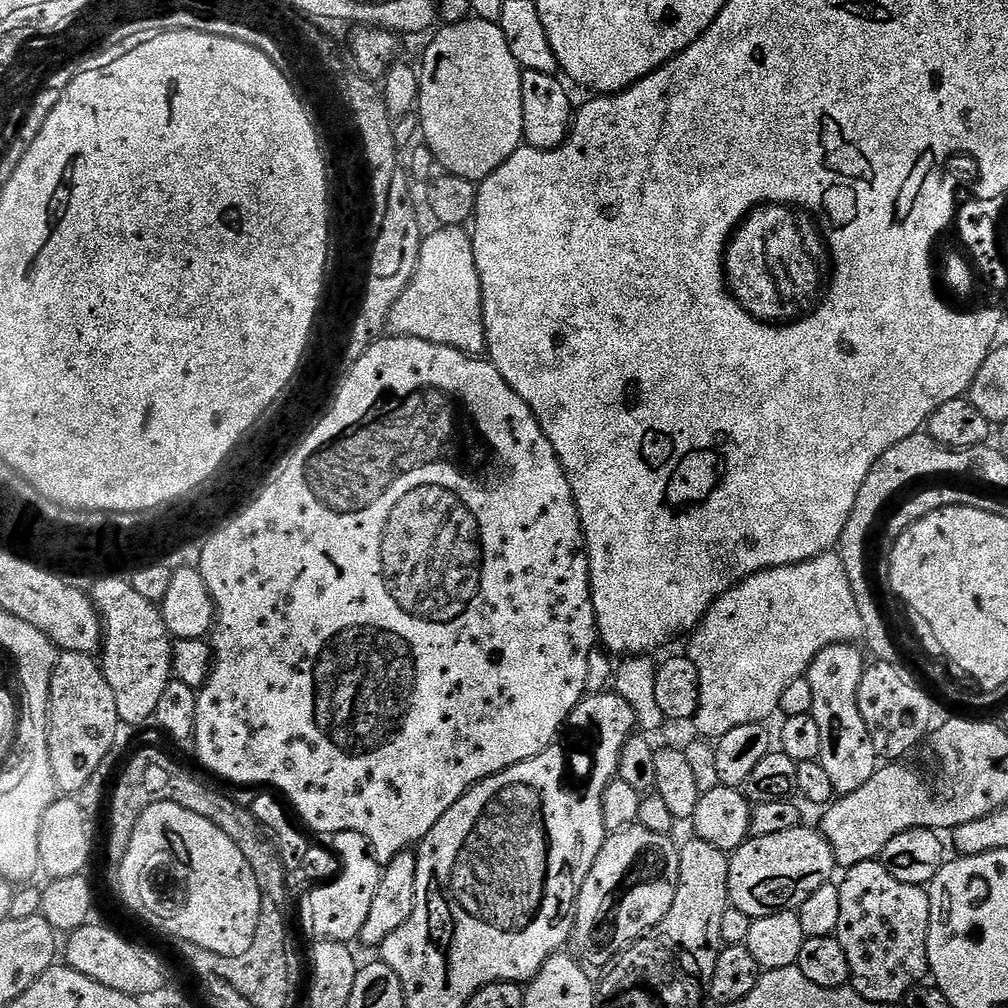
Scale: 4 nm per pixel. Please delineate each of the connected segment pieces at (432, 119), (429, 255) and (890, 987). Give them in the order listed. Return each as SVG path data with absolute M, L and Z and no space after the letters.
M469 18L441 27L432 38L424 61L418 64L423 143L445 173L482 181L522 146L520 63L510 54L510 42L506 42L499 23Z
M440 226L427 233L424 245L420 248L418 266L414 270L414 278L410 278L410 286L402 290L402 298L394 302L394 310L390 310L387 331L393 336L409 336L422 338L426 342L434 342L442 346L450 346L468 356L477 358L485 355L488 339L484 329L484 302L478 266L474 260L472 237L463 227Z
M879 859L858 862L839 881L842 918L836 939L850 962L851 987L881 1006L905 999L929 975L930 898L921 885L898 882Z

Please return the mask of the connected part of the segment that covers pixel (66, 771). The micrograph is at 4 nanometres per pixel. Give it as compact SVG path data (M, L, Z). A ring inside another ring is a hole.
M59 653L56 669L48 685L47 695L50 697L52 717L50 718L50 766L54 769L54 778L59 791L64 794L80 794L84 787L96 776L96 771L104 764L104 759L112 752L116 744L116 735L122 731L118 702L114 702L114 690L110 690L110 682L106 682L104 669L95 655L86 653Z

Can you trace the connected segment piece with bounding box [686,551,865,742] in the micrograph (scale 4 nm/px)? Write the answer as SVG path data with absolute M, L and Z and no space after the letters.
M835 551L747 576L712 604L691 633L686 649L688 659L698 666L700 678L700 702L694 717L699 735L715 742L738 726L771 721L771 716L780 712L786 686L807 673L817 654L828 646L859 641L864 635L862 614L846 566Z

